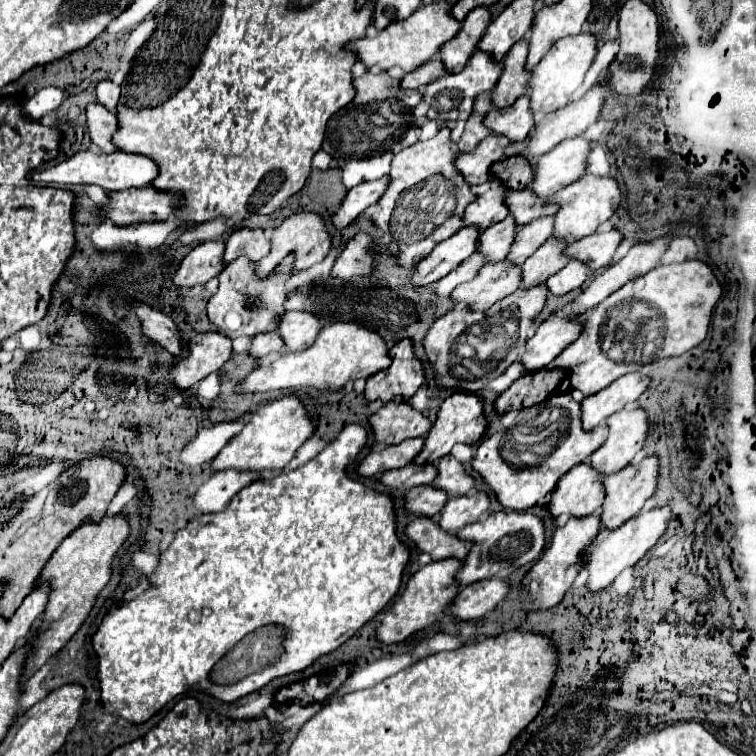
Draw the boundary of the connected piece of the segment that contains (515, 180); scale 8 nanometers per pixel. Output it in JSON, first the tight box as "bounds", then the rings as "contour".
{"bounds":[491,156,531,190],"contour":[[[515,156],[515,158],[507,158],[503,162],[493,164],[491,174],[507,188],[507,190],[523,190],[523,186],[529,184],[531,176],[529,176],[529,160],[525,160],[525,156]]]}

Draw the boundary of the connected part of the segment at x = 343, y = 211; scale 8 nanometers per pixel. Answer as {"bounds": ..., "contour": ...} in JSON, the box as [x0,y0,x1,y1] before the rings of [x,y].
{"bounds":[331,176,389,230],"contour":[[[389,176],[373,180],[373,182],[363,182],[347,192],[343,198],[341,206],[335,210],[331,216],[331,222],[335,230],[343,230],[349,226],[359,214],[363,214],[371,204],[375,204],[381,198],[381,192],[385,192],[385,184],[389,184]]]}

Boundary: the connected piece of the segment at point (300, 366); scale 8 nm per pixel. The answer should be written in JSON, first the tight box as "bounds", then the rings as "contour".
{"bounds":[235,322,389,394],"contour":[[[331,322],[327,324],[315,342],[301,352],[279,354],[267,364],[257,366],[243,382],[235,386],[235,394],[255,394],[255,392],[271,392],[271,390],[289,390],[289,388],[313,388],[319,394],[341,390],[347,386],[349,380],[369,378],[389,366],[389,356],[385,348],[385,340],[367,328],[345,324],[345,322]]]}

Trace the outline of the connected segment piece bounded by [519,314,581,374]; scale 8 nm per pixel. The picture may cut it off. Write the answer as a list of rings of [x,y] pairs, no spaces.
[[[549,316],[525,342],[525,352],[521,354],[519,362],[523,366],[523,374],[537,372],[551,364],[553,356],[565,348],[573,336],[577,336],[577,326],[581,326],[581,320],[565,320],[565,316]]]

